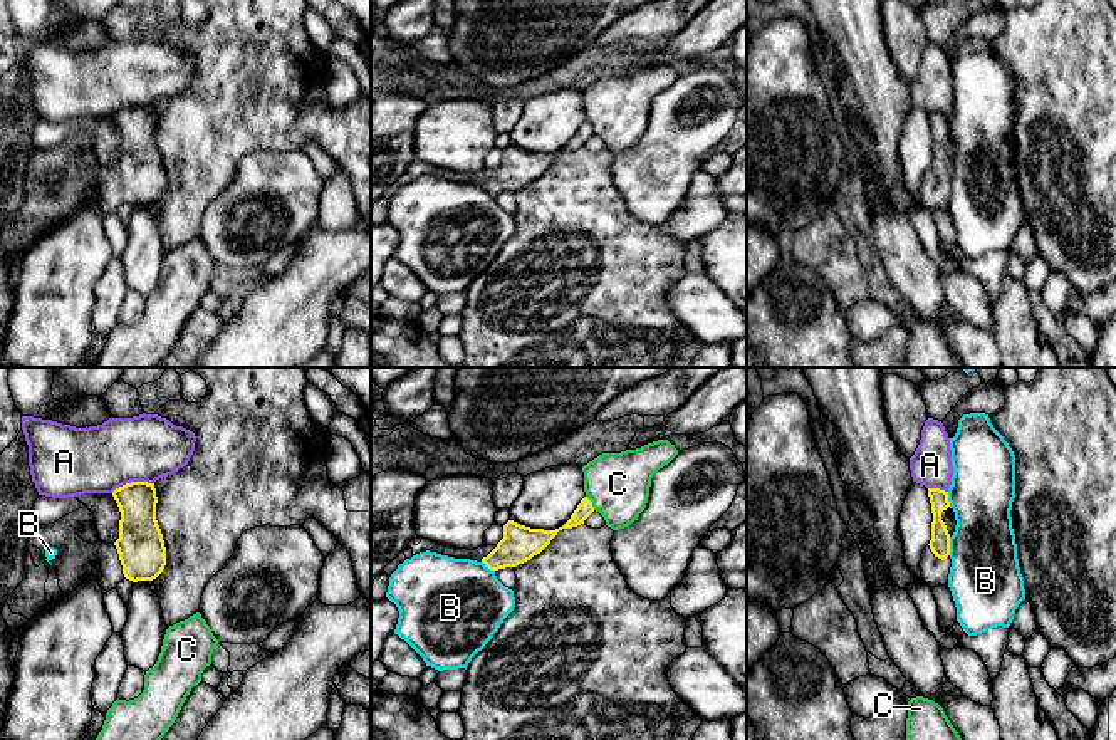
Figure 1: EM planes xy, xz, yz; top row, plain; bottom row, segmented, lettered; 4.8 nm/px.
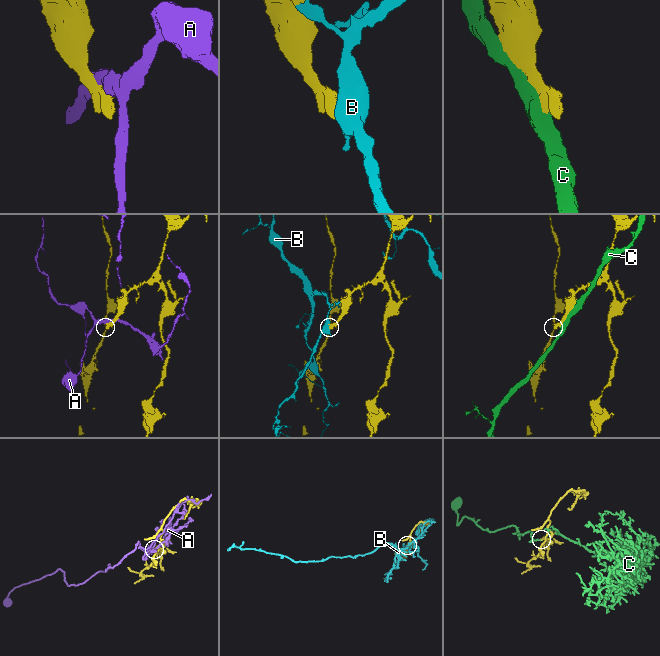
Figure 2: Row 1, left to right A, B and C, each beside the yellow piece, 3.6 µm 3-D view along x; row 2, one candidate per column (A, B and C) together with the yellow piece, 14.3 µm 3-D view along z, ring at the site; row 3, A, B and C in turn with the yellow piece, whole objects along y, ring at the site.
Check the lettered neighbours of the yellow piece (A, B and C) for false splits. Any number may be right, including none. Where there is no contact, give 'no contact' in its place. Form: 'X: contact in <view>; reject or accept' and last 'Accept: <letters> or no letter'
A: contact in xy; reject
B: contact in yz; reject
C: contact in xz; reject
Accept: no letter

